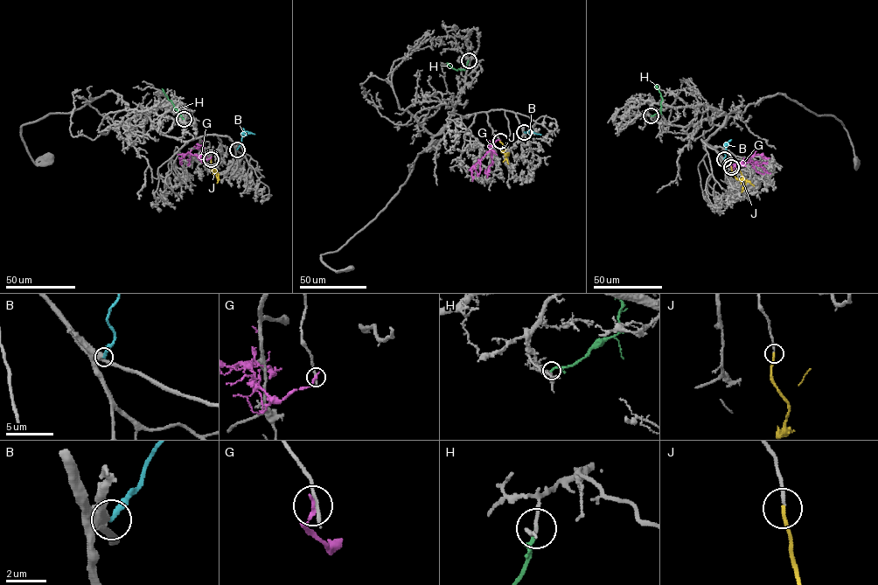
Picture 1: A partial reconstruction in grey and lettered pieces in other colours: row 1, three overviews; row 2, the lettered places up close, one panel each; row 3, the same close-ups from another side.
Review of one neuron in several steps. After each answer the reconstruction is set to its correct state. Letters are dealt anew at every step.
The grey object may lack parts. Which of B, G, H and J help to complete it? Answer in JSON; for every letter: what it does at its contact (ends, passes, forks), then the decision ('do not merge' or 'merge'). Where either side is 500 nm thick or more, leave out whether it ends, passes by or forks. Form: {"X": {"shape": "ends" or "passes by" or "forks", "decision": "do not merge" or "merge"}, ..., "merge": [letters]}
{"B": {"shape": "ends", "decision": "do not merge"}, "G": {"shape": "ends", "decision": "do not merge"}, "H": {"shape": "ends", "decision": "do not merge"}, "J": {"shape": "ends", "decision": "merge"}, "merge": ["J"]}

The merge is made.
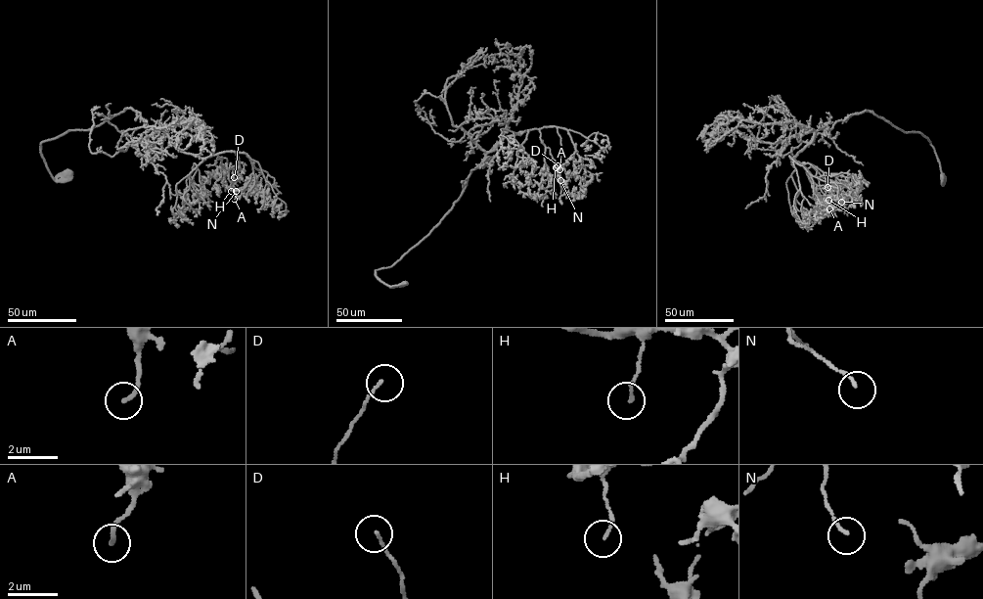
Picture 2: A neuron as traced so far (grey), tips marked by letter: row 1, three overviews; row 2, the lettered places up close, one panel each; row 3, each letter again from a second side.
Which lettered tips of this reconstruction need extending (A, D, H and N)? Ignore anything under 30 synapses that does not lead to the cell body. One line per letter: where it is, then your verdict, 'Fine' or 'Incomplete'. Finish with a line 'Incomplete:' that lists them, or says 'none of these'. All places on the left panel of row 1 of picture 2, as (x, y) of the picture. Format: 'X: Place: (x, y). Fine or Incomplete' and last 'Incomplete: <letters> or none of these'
A: Place: (234, 199). Fine
D: Place: (234, 177). Fine
H: Place: (231, 191). Fine
N: Place: (236, 191). Fine
Incomplete: none of these

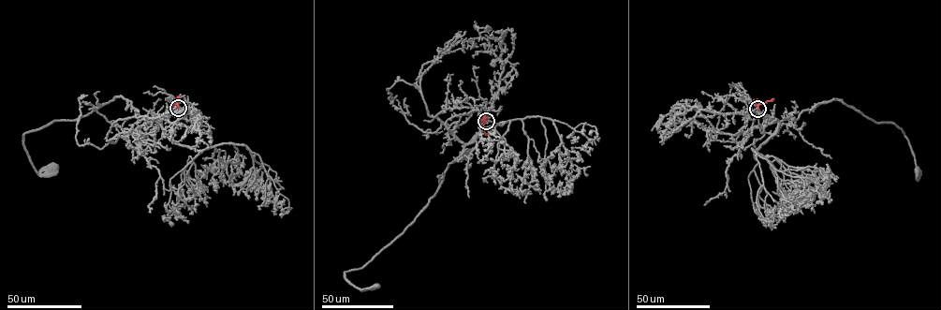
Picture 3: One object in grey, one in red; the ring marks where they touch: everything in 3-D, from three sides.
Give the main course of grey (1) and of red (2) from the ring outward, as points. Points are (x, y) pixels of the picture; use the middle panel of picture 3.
1: (486, 121), (448, 164), (435, 194), (413, 220), (362, 268), (345, 273), (360, 289), (374, 286)
2: (486, 121), (482, 127), (487, 135)

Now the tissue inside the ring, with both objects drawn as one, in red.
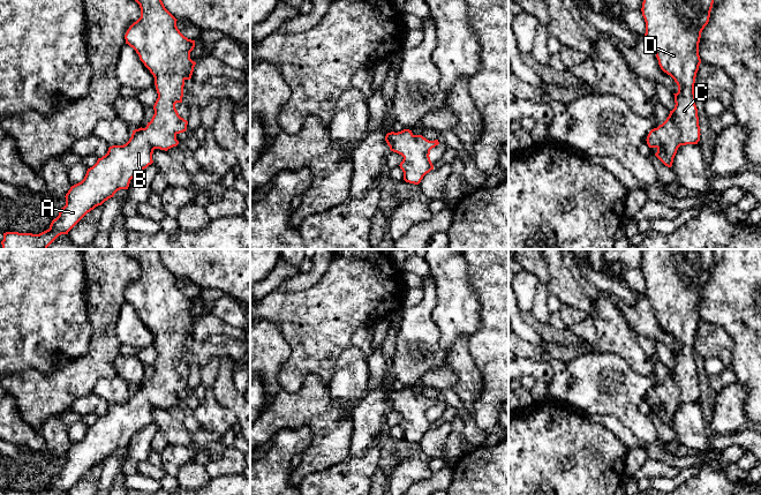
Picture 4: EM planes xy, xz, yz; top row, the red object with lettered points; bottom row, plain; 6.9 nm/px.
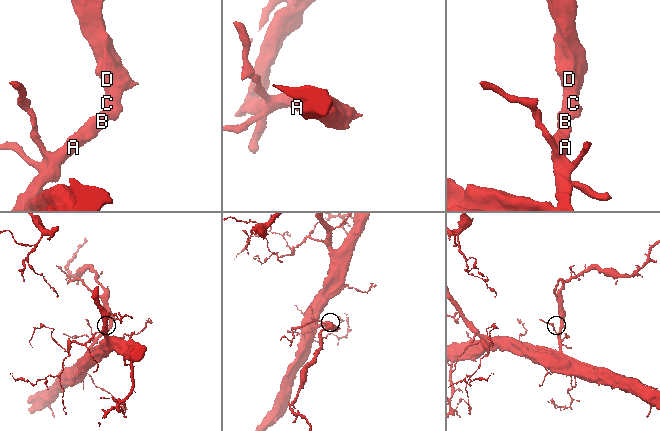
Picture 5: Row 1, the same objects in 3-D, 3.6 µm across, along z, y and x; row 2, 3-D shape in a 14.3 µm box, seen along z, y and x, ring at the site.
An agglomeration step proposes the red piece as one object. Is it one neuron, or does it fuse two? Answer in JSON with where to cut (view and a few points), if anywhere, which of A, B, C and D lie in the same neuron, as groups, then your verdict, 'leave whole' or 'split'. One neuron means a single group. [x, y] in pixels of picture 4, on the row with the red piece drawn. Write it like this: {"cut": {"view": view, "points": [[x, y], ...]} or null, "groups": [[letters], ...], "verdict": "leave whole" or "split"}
{"cut": null, "groups": [["A", "B", "C", "D"]], "verdict": "leave whole"}

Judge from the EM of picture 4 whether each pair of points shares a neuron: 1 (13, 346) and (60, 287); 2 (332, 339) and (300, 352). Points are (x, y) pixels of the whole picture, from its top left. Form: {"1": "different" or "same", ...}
{"1": "same", "2": "same"}

